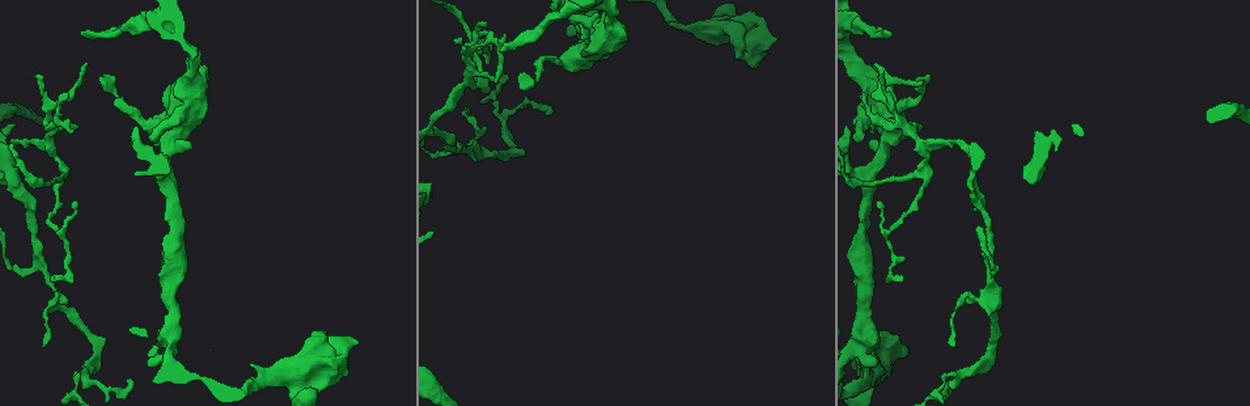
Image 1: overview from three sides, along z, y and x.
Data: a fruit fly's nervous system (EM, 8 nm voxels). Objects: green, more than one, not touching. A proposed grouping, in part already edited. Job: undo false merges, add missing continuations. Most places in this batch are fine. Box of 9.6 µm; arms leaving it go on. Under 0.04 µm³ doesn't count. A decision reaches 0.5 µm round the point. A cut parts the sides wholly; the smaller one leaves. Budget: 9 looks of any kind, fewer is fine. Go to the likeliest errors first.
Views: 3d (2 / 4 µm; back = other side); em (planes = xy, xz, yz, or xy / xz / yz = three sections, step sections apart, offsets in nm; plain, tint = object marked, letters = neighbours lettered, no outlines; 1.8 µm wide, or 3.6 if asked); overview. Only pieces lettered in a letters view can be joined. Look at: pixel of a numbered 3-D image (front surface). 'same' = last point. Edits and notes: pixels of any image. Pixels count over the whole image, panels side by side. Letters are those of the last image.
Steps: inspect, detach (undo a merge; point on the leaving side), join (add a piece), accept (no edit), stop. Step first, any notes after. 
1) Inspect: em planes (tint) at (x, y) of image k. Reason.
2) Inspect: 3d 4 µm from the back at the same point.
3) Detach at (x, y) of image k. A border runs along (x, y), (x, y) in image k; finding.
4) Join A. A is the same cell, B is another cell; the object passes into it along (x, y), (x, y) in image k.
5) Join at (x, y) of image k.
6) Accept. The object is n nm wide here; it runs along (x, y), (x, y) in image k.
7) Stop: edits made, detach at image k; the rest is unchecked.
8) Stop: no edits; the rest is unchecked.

Inspect: em planes (plain) at (167, 131) of image 1. Arms part here.

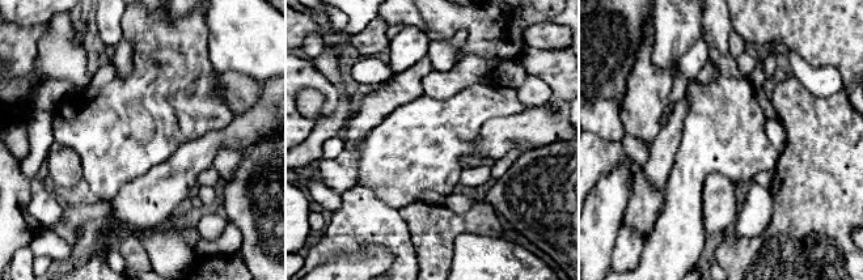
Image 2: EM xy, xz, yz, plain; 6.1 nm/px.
Inspect: em planes (letters) at the same point.

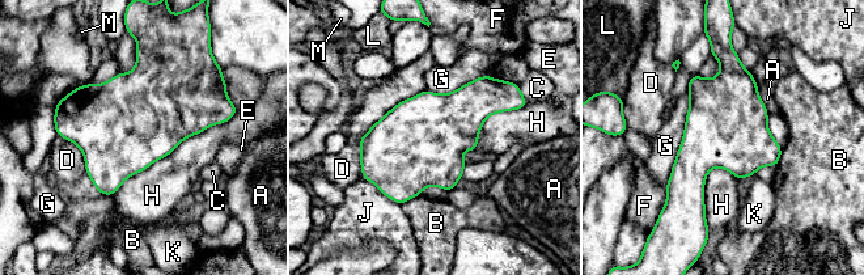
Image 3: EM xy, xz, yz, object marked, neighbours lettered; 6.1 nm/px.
Accept. A, B, C, D, E, F, G, H, J, K, L and M are other cells; a border runs along (231, 118), (185, 138), (113, 195) in image 3; all the same neuron.

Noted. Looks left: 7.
Inspect: 3d 4 µm at (501, 50) of image 1. An open end.

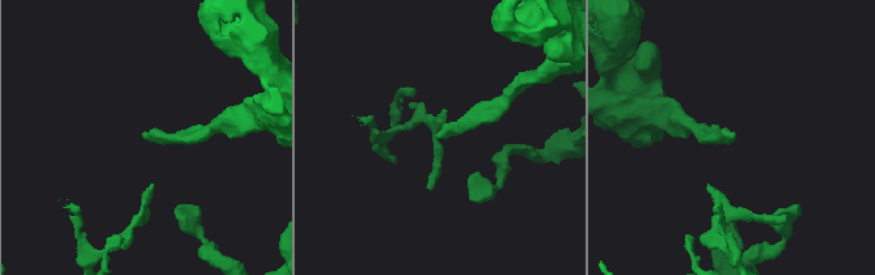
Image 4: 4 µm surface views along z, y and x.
Inspect: em planes (letters) at (733, 135) of image 4. Need the tissue.

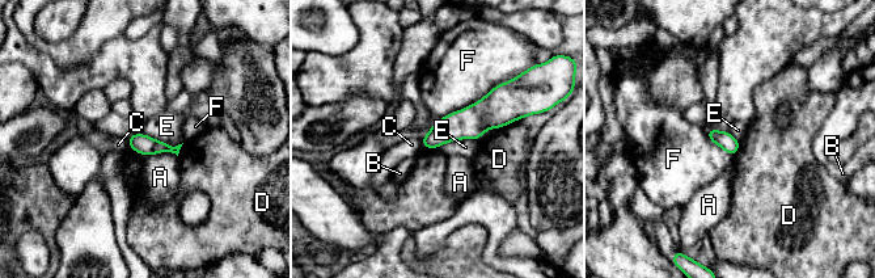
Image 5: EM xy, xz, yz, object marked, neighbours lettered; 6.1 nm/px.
Accept. A, B, C, D, E and F are other cells; it runs along (511, 113), (486, 113), (425, 143) in image 5; no lettered piece goes on from it.

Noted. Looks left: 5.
Inspect: em xz step 8 (tint) at (132, 378) of image 1. Free end.

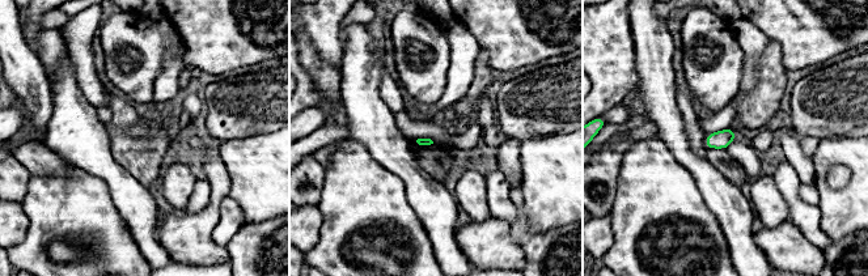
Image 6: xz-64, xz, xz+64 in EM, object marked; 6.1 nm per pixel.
Inspect: em planes (letters) at the same point.

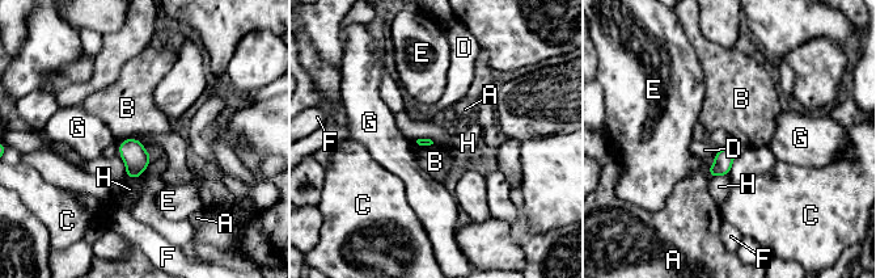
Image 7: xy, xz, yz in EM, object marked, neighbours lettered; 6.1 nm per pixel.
Accept. A, B, C, D, E, F, G and H are other cells; none of them fits.

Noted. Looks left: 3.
Inspect: em planes (letters) at (921, 149) of image 1. Three-way junction.

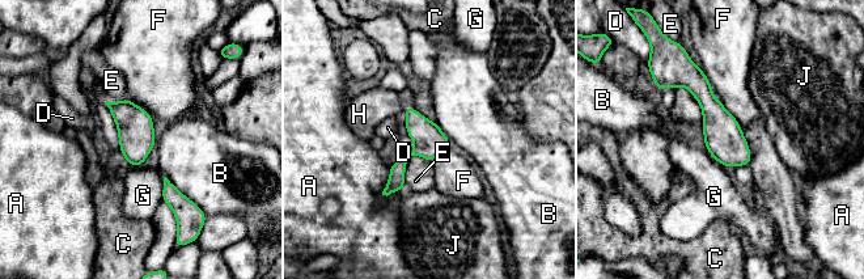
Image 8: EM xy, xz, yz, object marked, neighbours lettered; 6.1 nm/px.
Accept. A, B, C, D, E, F, G, H and J are other cells; it runs along (682, 72), (746, 161) in image 8; all the same neuron.

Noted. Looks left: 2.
Stop: no edits; the rest is unchecked.

